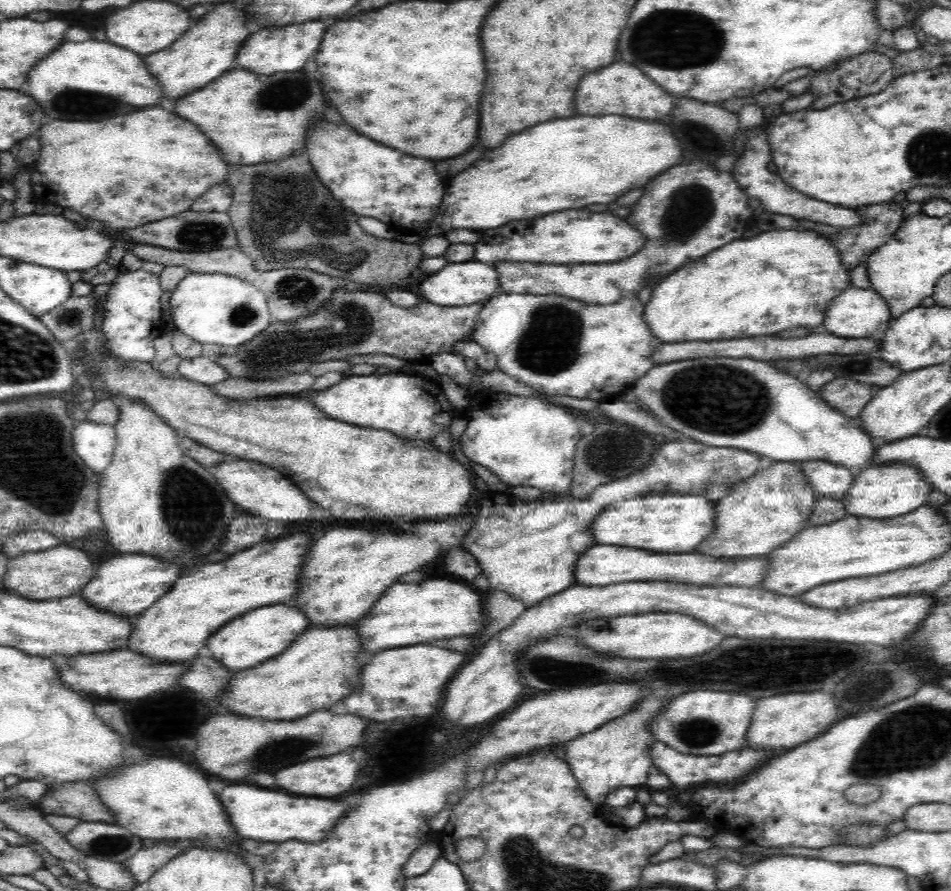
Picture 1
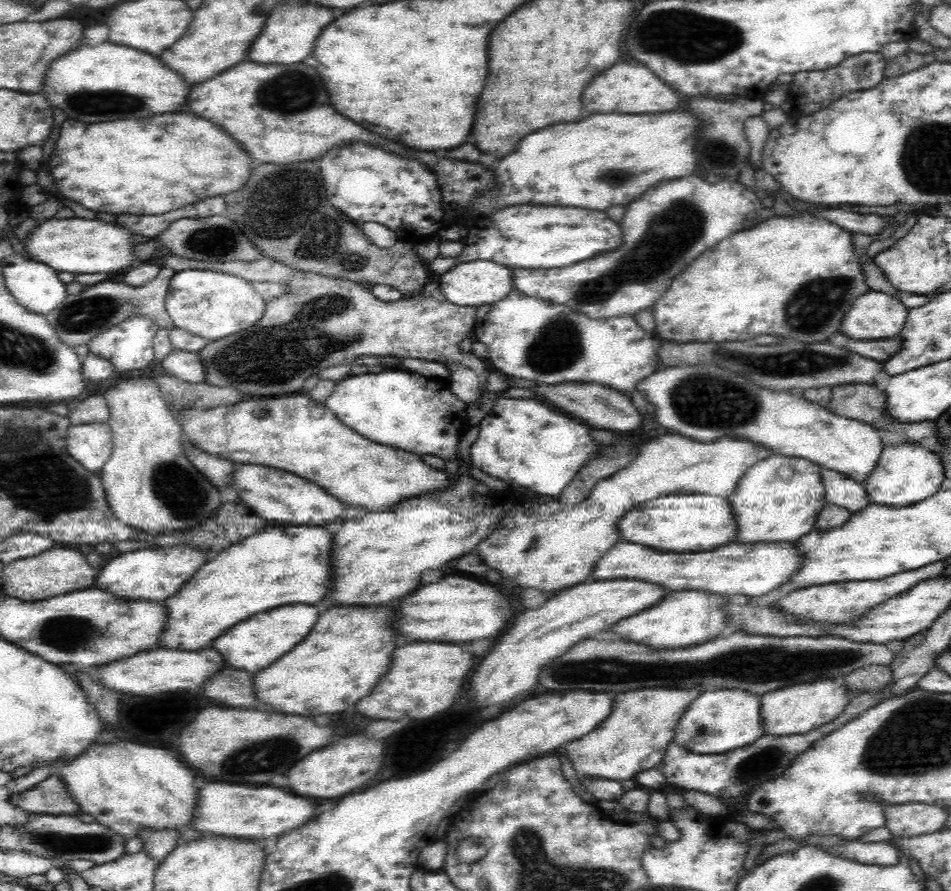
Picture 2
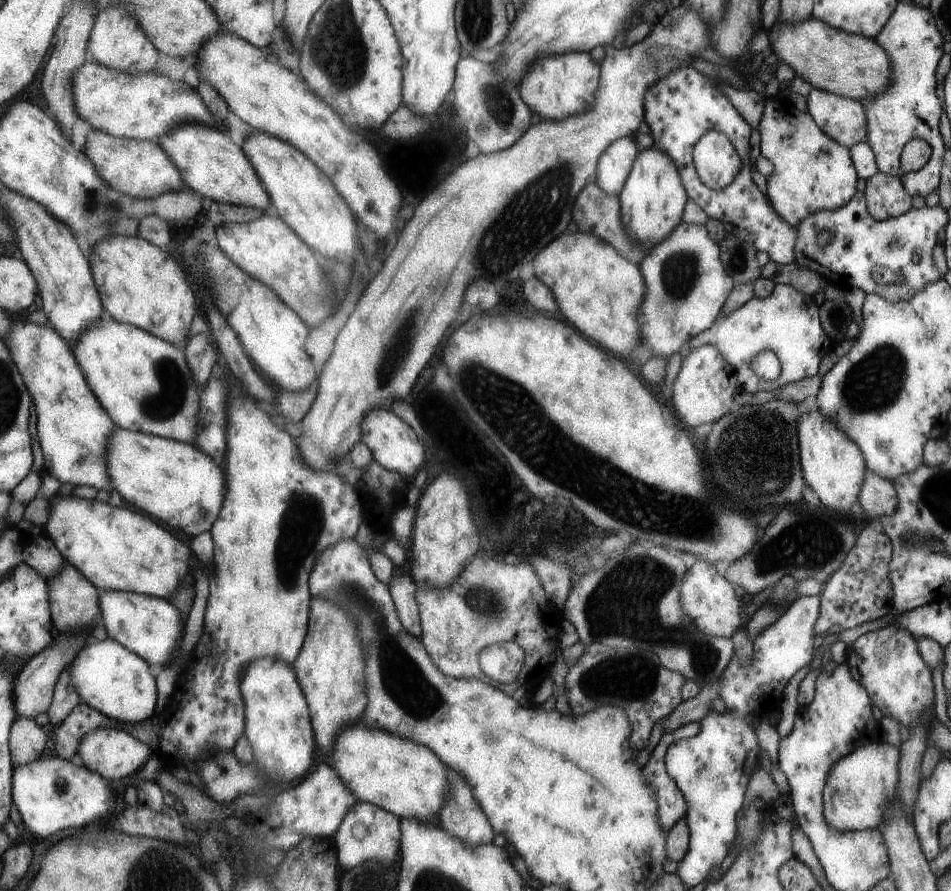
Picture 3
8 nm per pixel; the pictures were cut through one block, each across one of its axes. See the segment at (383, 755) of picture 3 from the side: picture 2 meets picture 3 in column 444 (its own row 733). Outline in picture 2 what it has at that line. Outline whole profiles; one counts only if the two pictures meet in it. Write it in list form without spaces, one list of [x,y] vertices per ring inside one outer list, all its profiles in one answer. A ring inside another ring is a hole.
[[[840,680],[796,684],[794,688],[784,687],[767,692],[760,698],[762,732],[766,735],[801,735],[832,722],[850,702],[848,691]]]

